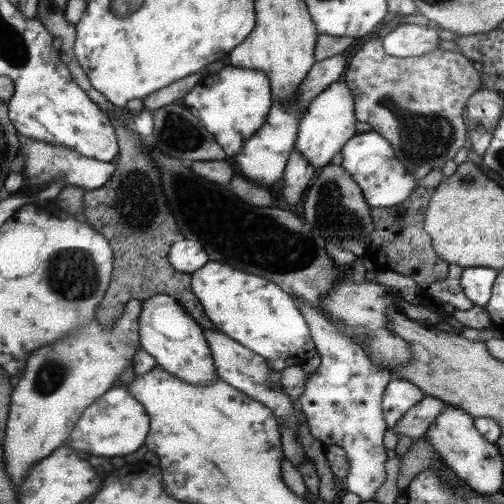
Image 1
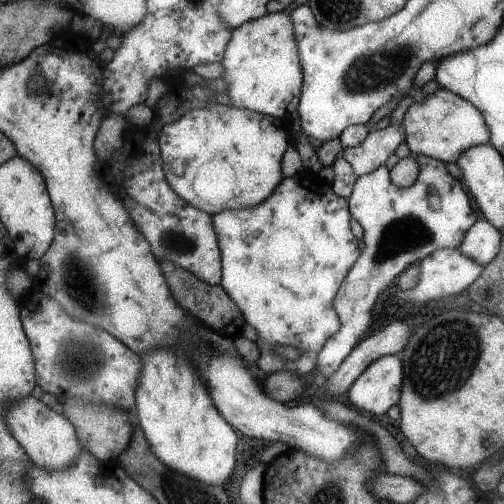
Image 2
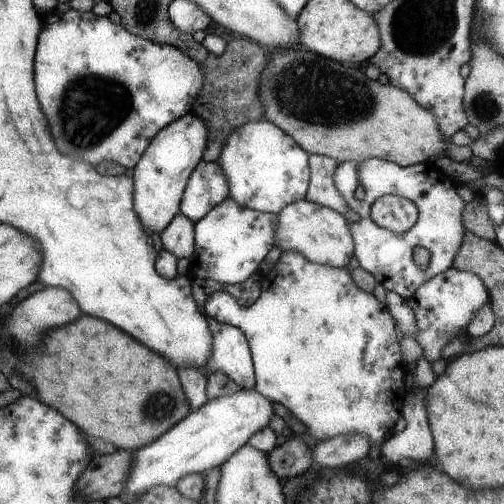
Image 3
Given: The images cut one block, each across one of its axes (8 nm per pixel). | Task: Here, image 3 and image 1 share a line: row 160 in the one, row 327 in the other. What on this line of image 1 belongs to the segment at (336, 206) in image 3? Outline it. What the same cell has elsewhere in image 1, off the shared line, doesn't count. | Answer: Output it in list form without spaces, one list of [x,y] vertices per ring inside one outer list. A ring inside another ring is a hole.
[[[297,302],[297,310],[305,316],[309,326],[313,344],[321,358],[321,366],[309,374],[305,392],[299,396],[297,406],[305,412],[305,422],[309,432],[321,444],[339,446],[345,450],[349,458],[349,472],[345,480],[345,490],[359,496],[361,502],[373,500],[375,490],[385,482],[383,464],[385,444],[381,444],[385,436],[385,420],[383,420],[383,392],[387,384],[393,380],[393,374],[377,368],[359,344],[349,340],[339,328],[335,328],[317,308],[305,302]]]

